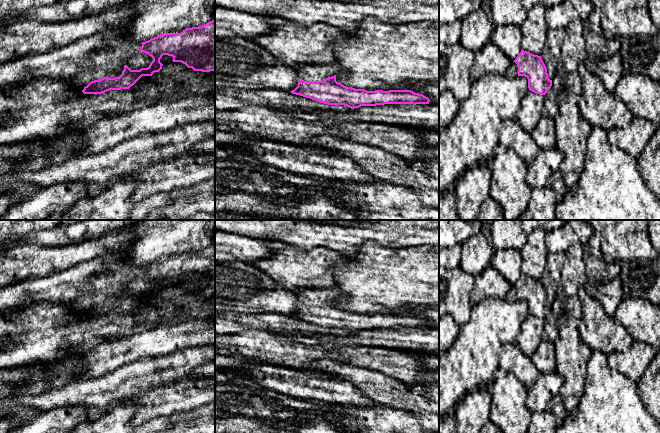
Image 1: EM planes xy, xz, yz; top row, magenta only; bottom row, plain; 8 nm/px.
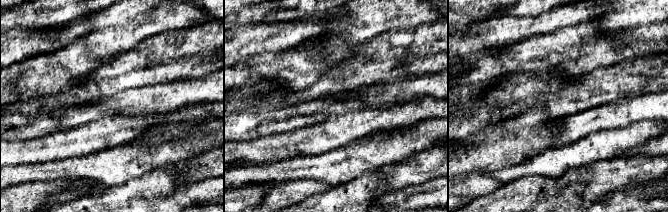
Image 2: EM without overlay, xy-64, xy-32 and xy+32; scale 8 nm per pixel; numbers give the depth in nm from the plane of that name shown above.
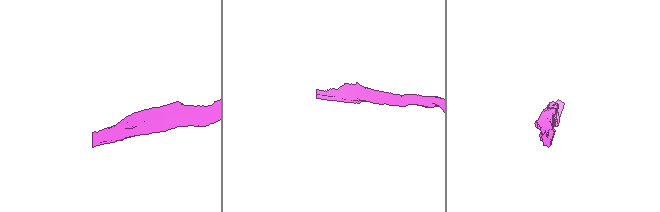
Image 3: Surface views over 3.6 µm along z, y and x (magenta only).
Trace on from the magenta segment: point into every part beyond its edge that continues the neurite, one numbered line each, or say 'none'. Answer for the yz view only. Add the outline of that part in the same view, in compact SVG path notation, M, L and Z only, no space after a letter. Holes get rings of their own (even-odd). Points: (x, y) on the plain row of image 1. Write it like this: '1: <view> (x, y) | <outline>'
1: yz (513, 294) | M512 285L511 290L506 297L506 300L509 300L509 301L518 300L518 290L515 286Z

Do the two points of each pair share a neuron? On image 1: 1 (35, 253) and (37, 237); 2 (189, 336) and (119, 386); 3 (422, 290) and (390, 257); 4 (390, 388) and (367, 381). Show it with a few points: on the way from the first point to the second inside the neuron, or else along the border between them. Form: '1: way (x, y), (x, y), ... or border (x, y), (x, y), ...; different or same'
1: border (59, 245), (15, 245), (13, 247); different
2: border (184, 347), (162, 355), (143, 357), (139, 360); different
3: way (414, 282), (397, 265); same
4: way (384, 388), (373, 384); same

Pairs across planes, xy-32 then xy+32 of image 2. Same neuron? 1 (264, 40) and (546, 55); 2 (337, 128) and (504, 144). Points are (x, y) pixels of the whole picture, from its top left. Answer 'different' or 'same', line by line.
1: different
2: different

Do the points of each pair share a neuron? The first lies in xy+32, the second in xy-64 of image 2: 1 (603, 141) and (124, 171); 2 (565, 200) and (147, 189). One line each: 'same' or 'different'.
1: same
2: same

